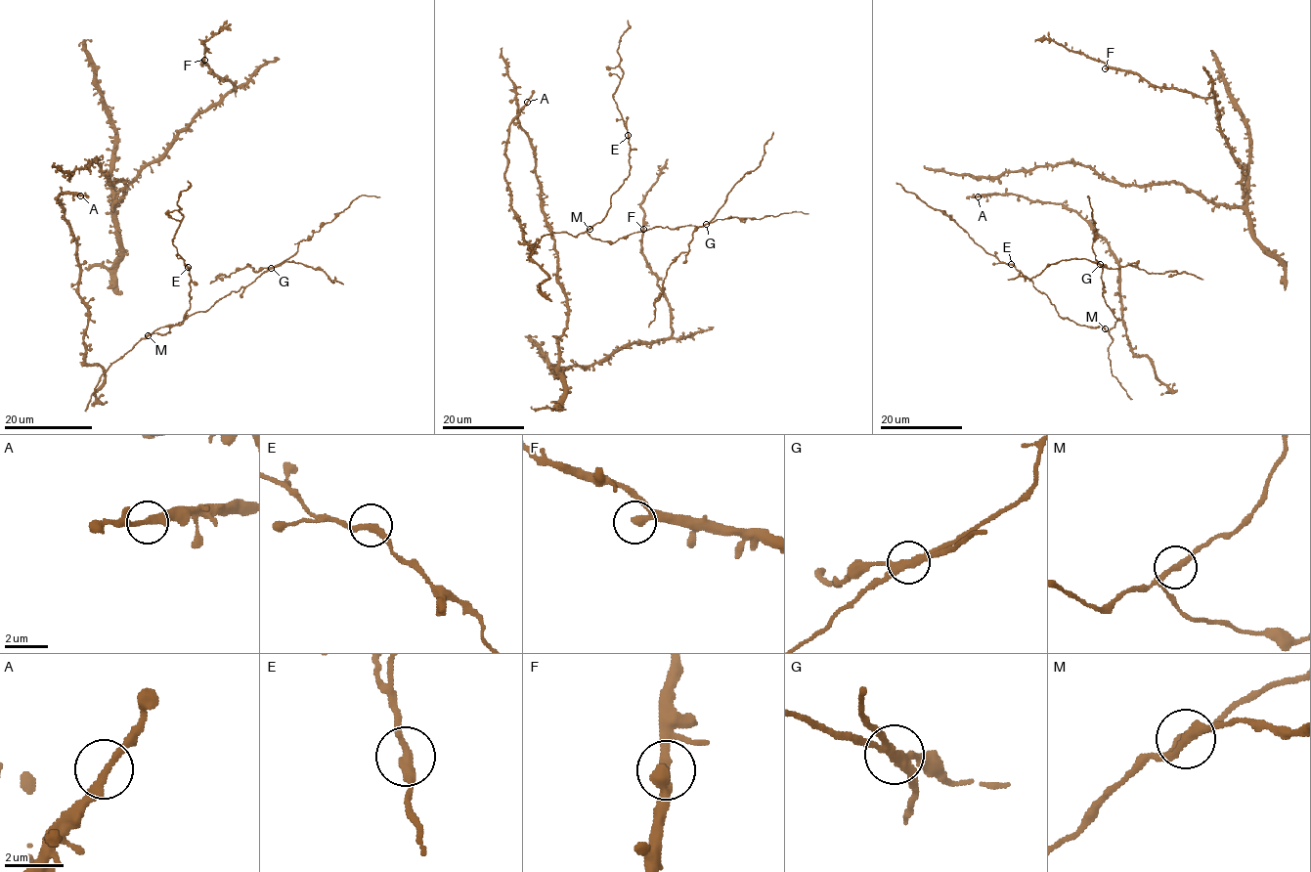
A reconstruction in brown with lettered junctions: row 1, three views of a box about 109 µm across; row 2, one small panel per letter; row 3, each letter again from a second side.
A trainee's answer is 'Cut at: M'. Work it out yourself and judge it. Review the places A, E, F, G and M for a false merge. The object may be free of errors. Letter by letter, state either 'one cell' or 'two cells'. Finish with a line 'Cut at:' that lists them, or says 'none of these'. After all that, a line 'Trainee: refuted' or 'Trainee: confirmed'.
A: one cell
E: one cell
F: one cell
G: two cells
M: one cell
Cut at: G
Trainee: refuted

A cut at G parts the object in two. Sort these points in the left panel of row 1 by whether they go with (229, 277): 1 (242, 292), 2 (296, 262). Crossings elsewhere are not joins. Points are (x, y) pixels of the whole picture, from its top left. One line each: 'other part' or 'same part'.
1: other part
2: same part

